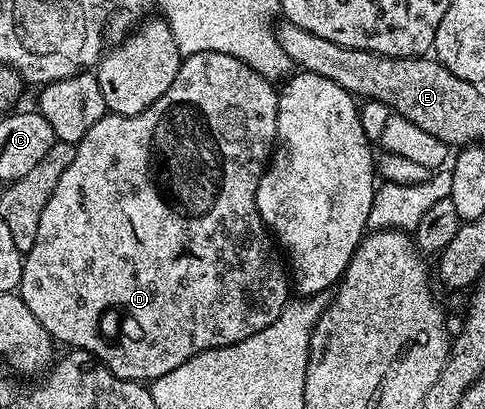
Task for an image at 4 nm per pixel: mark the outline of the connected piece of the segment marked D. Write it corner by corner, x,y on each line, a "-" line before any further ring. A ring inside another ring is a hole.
203,51
202,53
188,54
182,60
179,67
179,75
175,75
175,83
171,83
171,87
167,87
167,91
163,91
163,95
159,95
159,99
155,99
155,103
151,103
151,107
147,107
139,115
124,117
118,113
109,113
104,115
105,117
99,118
98,121
96,118
90,124
87,135
83,135
83,139
76,144
77,150
75,151
75,159
71,159
71,167
67,167
67,171
63,171
63,176
59,178
55,191
51,191
51,199
47,199
47,207
43,207
43,215
39,219
39,231
35,235
35,247
31,247
31,251
24,254
21,263
20,297
23,303
30,308
31,314
35,315
35,319
48,331
54,342
60,343
62,341
63,344
67,345
65,347
82,349
89,353
90,358
96,359
104,368
125,381
152,383
155,379
167,375
167,371
175,371
175,367
179,367
179,363
187,363
187,359
191,359
196,353
239,343
243,339
263,331
263,327
271,327
271,323
275,323
275,319
279,319
279,315
285,310
285,306
291,300
291,281
287,276
286,262
283,260
274,238
269,230
265,228
263,219
257,210
257,188
275,152
277,143
278,96
279,93
275,88
274,82
268,81
266,77
259,75
251,67
247,67
247,63
243,63
231,55
223,55
215,51

